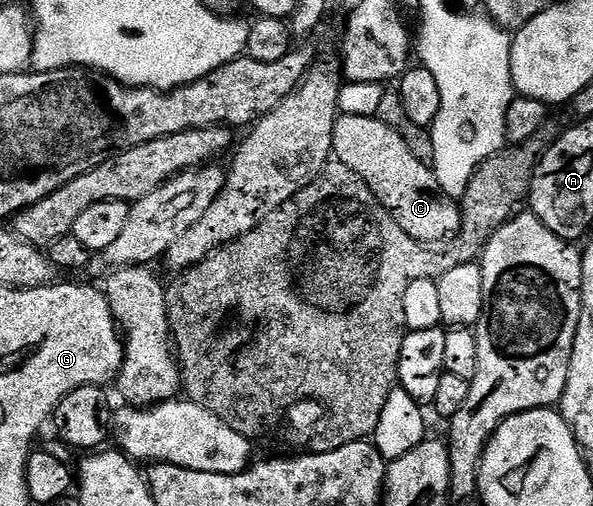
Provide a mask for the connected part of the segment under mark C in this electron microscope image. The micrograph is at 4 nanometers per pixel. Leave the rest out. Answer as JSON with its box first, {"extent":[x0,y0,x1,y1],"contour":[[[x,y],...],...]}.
{"extent":[331,114,463,245],"contour":[[[340,114],[335,121],[331,149],[334,158],[349,169],[353,169],[353,173],[357,173],[357,177],[361,177],[361,181],[369,185],[369,189],[381,206],[391,214],[393,221],[397,221],[397,225],[401,225],[401,229],[405,229],[405,233],[409,233],[409,237],[413,237],[418,243],[443,245],[446,239],[454,240],[463,230],[463,212],[460,204],[448,197],[445,189],[441,189],[434,170],[417,161],[417,157],[413,155],[401,134],[395,132],[389,125],[383,124],[376,116]]]}

